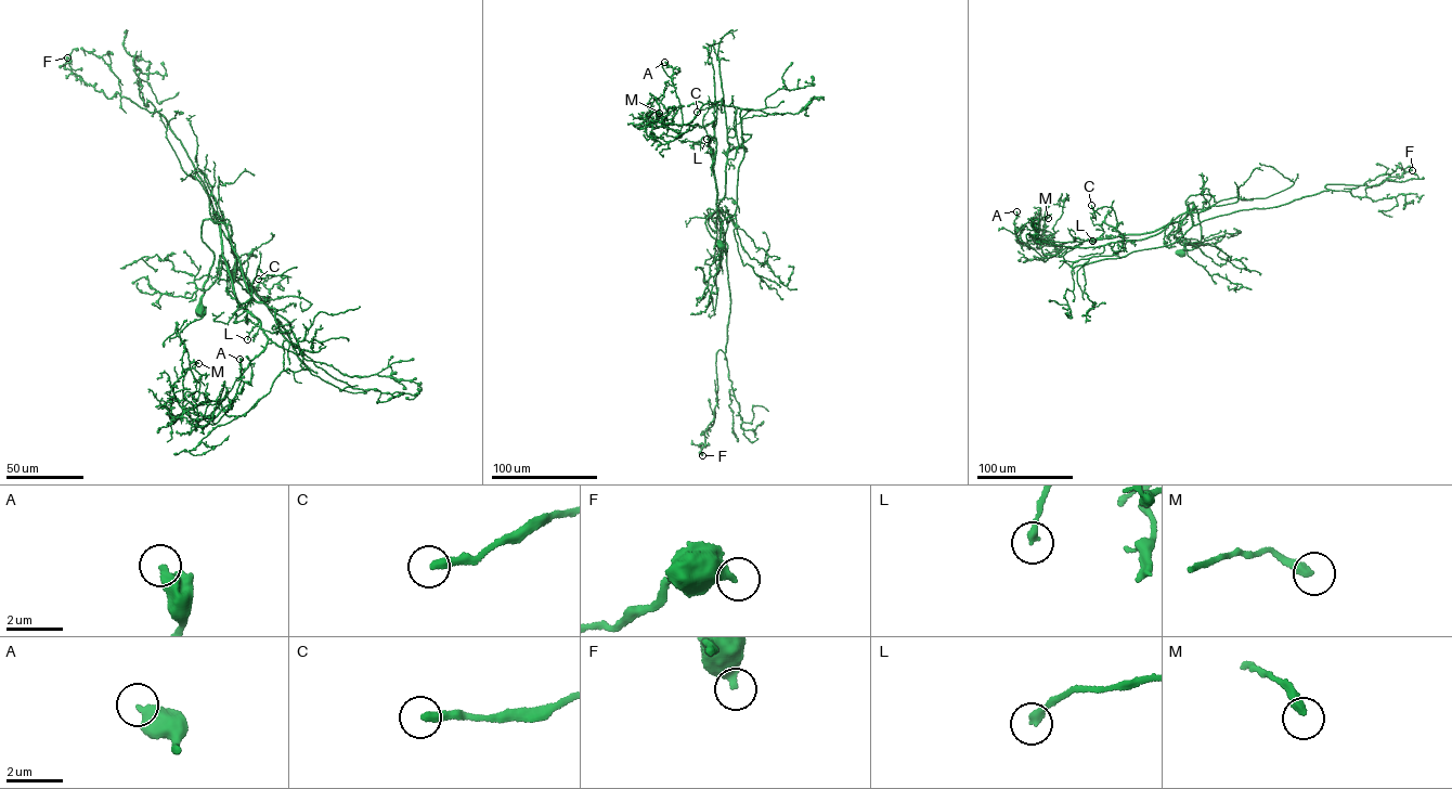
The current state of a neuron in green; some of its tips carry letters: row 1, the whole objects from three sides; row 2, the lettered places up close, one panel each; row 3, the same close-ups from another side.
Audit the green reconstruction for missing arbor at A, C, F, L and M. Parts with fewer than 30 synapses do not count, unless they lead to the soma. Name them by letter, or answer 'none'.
none

